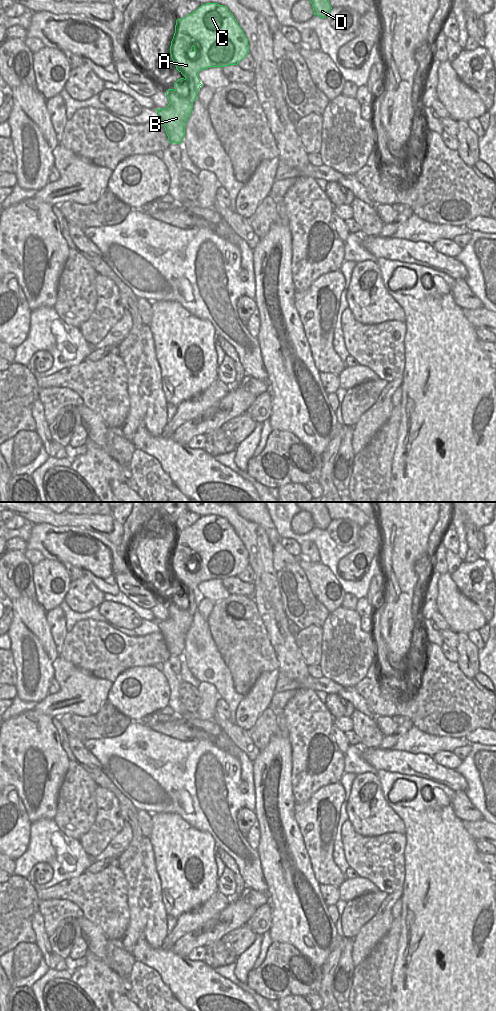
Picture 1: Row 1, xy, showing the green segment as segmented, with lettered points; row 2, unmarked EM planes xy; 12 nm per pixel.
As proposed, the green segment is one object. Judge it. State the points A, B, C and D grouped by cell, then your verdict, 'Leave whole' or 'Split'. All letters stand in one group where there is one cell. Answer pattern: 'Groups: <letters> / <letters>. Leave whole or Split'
Groups: A B C D. Leave whole

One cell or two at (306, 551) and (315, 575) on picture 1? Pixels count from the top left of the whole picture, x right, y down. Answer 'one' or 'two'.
two

